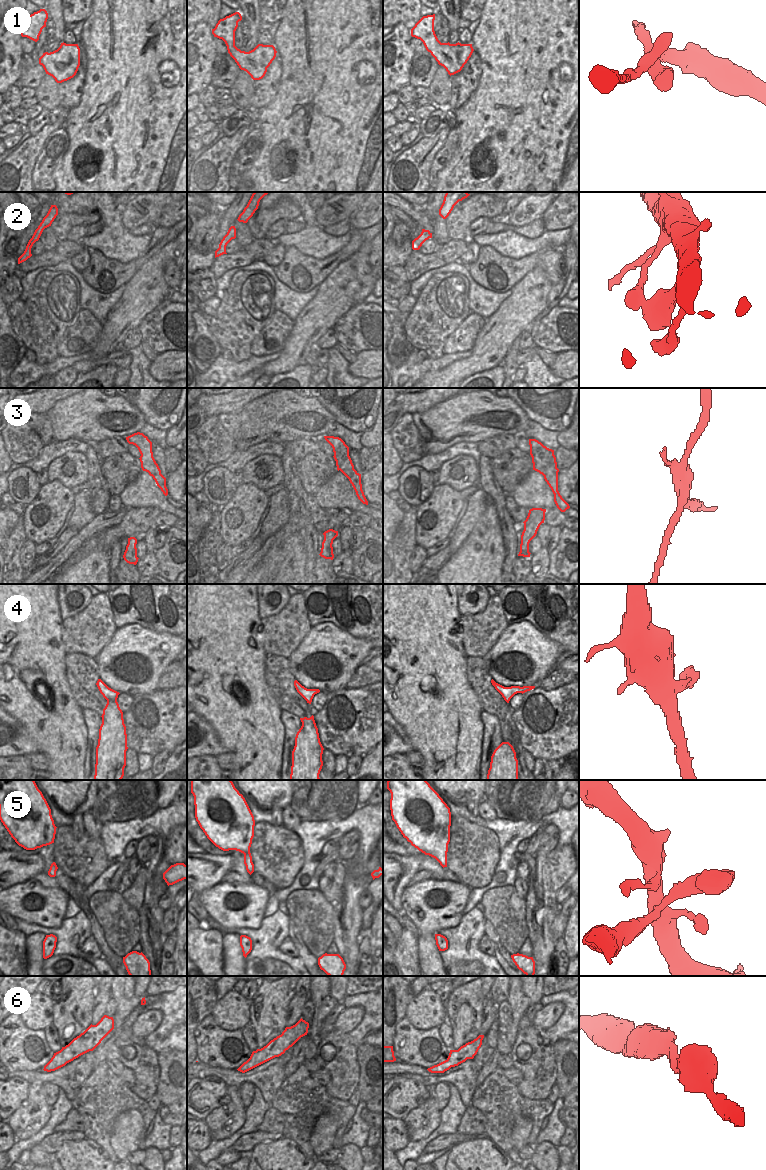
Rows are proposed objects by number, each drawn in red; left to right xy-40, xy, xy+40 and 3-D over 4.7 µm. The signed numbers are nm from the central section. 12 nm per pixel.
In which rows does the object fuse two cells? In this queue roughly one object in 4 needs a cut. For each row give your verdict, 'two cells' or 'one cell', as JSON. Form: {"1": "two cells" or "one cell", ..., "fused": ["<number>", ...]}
{"1": "one cell", "2": "one cell", "3": "two cells", "4": "one cell", "5": "one cell", "6": "one cell", "fused": ["3"]}

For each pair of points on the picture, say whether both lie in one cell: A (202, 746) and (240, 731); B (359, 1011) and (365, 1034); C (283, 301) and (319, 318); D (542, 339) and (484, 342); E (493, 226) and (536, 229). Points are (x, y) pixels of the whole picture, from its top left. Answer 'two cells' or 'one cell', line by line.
A: two cells
B: two cells
C: two cells
D: two cells
E: one cell

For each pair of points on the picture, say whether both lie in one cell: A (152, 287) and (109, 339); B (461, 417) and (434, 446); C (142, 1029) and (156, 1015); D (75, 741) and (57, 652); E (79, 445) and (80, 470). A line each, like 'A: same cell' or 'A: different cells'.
A: same cell
B: same cell
C: same cell
D: same cell
E: different cells

